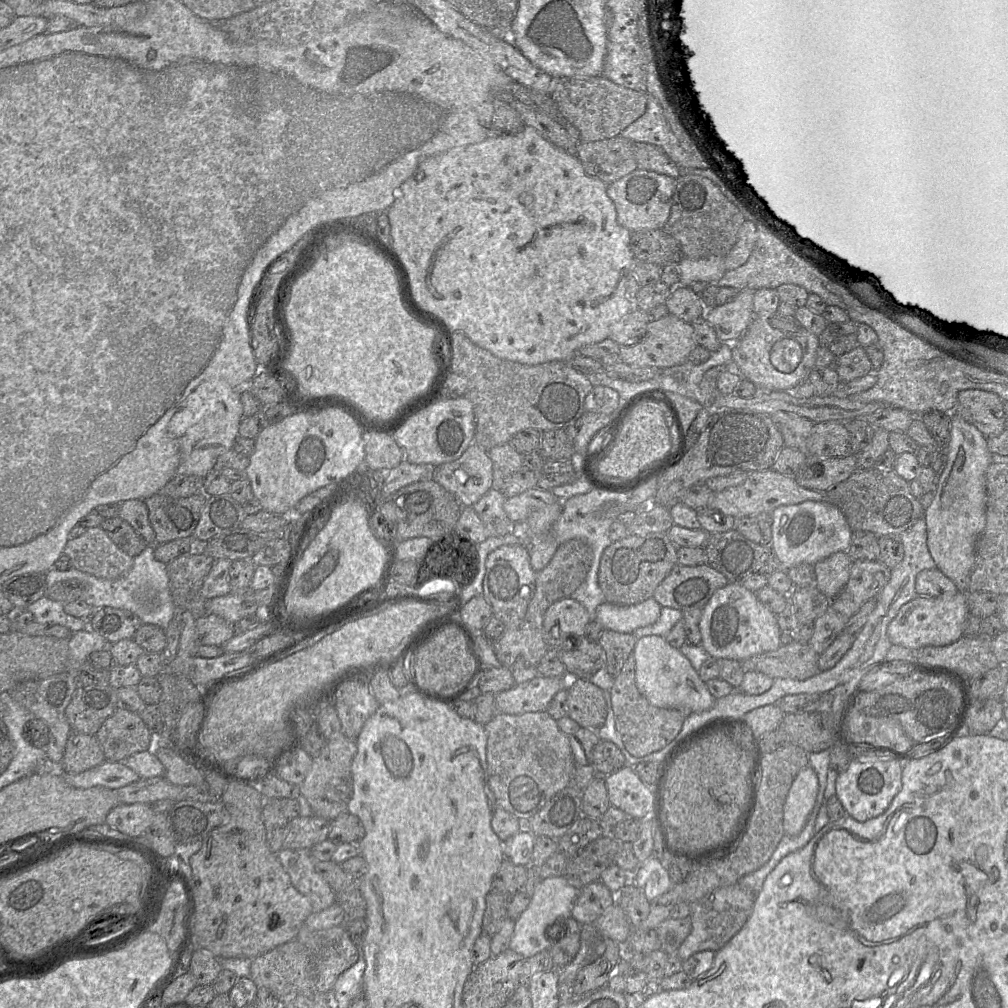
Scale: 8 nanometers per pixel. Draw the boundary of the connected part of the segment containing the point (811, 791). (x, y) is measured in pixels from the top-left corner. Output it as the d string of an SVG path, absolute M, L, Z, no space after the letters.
M810 765L805 766L794 778L784 803L784 834L797 836L801 833L815 806L818 789L816 772Z

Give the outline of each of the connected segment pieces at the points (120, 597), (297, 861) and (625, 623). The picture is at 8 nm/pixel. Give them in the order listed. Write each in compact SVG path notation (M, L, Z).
M147 545L142 553L133 558L133 565L130 571L118 579L103 579L93 575L88 575L86 581L76 577L77 580L86 582L88 590L83 596L83 600L94 609L102 607L113 607L122 610L128 610L136 614L142 624L153 624L166 630L175 616L176 606L170 590L170 580L167 574L167 564L156 560L154 556L154 545Z
M282 848L277 857L293 886L309 900L312 912L322 911L336 902L336 893L315 871L310 850Z
M654 598L631 606L618 606L604 602L596 609L596 621L606 630L633 633L638 628L657 622L661 608L662 606Z

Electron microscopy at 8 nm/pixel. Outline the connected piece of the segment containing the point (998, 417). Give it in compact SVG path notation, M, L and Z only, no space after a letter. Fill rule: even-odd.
M968 389L959 393L952 414L975 426L986 438L995 437L1007 428L1004 403L994 393Z

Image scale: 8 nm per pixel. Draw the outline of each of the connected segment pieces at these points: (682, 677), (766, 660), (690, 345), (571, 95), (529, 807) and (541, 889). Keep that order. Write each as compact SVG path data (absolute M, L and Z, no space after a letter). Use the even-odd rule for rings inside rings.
M644 636L637 640L633 650L636 668L636 686L650 704L663 709L683 712L703 712L713 707L716 699L709 692L690 661L661 636Z
M792 643L741 661L745 671L763 673L773 679L806 680L818 674L819 656L808 643Z
M668 314L659 320L649 322L640 340L620 346L618 356L623 363L632 367L664 369L685 363L697 345L692 325Z
M603 75L552 79L550 96L557 104L562 118L578 129L580 141L598 141L619 136L627 126L644 114L647 107L647 99L644 94L618 85Z
M528 712L519 715L497 713L485 726L487 735L488 787L496 806L528 822L555 794L574 783L574 760L569 737L562 733L557 720L547 712Z
M563 875L541 879L531 896L529 906L515 921L509 949L525 958L532 957L543 950L549 950L552 944L565 933L565 920L572 916L578 894L579 890ZM554 934L558 934L558 937L550 939Z

